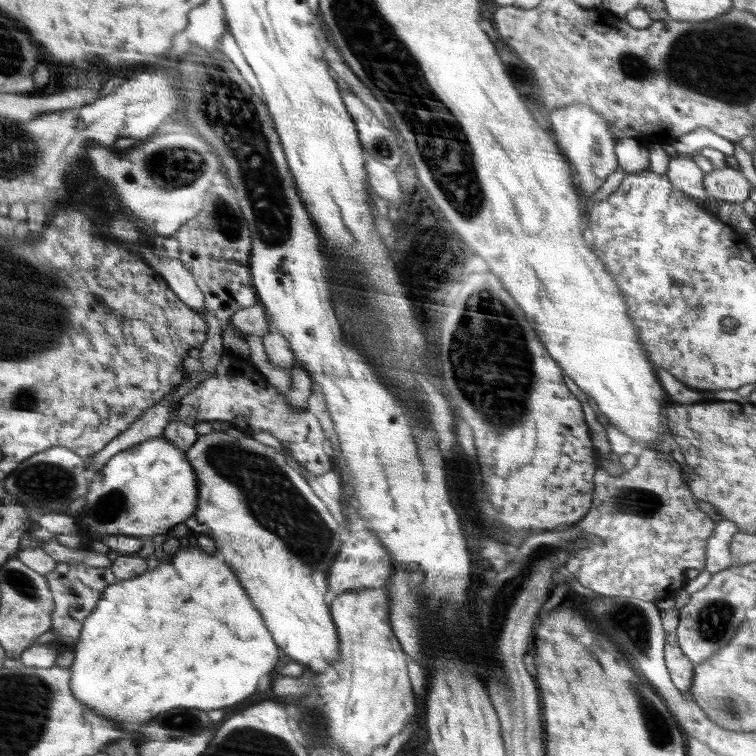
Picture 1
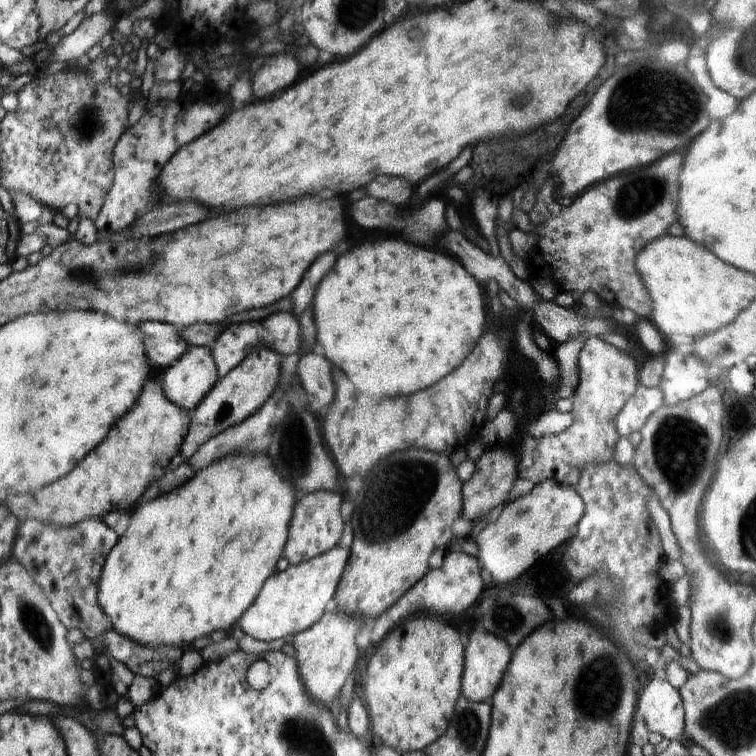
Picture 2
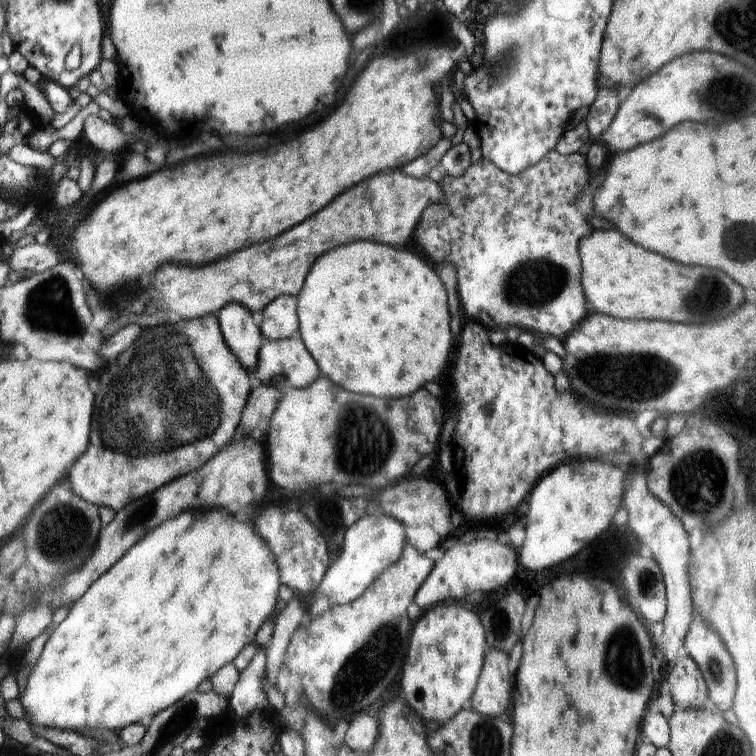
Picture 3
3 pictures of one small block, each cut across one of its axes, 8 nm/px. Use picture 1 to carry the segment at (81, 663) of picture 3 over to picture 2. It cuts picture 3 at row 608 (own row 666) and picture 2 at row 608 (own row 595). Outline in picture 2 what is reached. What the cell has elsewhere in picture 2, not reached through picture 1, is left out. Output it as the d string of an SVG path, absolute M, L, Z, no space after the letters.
M262 452L262 454L254 454L250 458L248 458L248 454L235 454L222 458L220 462L212 462L210 466L198 470L186 484L168 492L168 500L166 500L166 494L162 494L150 502L139 505L130 516L130 524L128 524L126 532L119 537L116 546L109 552L98 584L98 604L110 620L111 627L122 636L127 636L138 644L146 644L152 648L176 644L176 642L190 644L192 640L208 636L214 630L230 628L242 616L242 612L250 606L250 602L256 598L264 580L274 572L276 562L280 560L284 546L288 542L288 526L290 526L290 520L294 514L294 504L296 504L296 490L292 488L292 482L284 480L280 476L280 472L274 468L270 456Z

